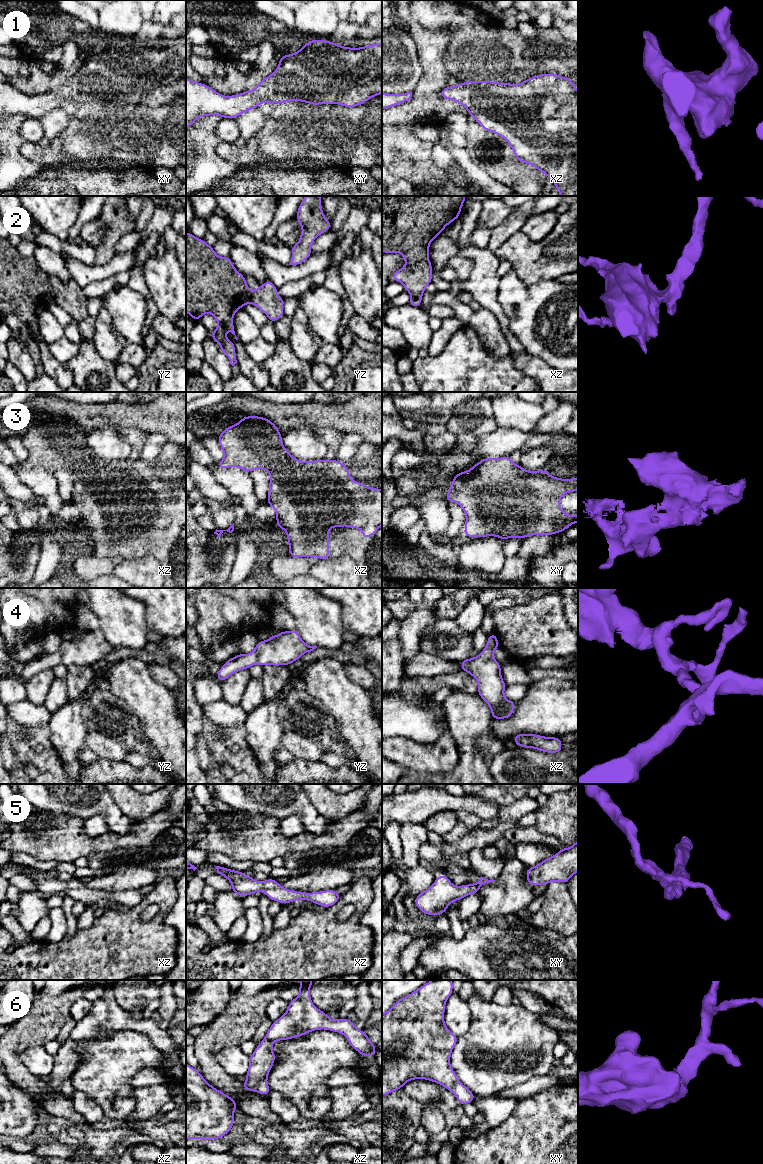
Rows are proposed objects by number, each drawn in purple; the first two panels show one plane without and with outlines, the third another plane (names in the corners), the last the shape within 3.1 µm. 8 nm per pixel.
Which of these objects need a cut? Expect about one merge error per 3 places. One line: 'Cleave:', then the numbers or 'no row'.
Cleave: no row

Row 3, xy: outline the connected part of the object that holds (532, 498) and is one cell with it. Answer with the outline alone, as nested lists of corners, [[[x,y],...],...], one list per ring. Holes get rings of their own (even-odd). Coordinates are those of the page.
[[[509,456],[483,458],[470,470],[456,474],[444,498],[456,502],[463,509],[466,521],[464,536],[470,538],[495,536],[507,540],[511,537],[524,539],[531,535],[555,535],[578,523],[578,515],[568,515],[560,507],[560,499],[569,492],[578,491],[578,478],[562,479],[551,476],[547,470],[528,471],[516,465]]]

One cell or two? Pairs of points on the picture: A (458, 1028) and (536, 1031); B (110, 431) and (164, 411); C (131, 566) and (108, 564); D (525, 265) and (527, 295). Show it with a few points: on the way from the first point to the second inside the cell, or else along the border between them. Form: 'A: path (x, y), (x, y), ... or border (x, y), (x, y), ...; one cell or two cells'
A: border (468, 1004), (470, 1025), (458, 1037); two cells
B: border (95, 428), (106, 425), (117, 425), (120, 428); two cells
C: border (124, 560), (111, 573); two cells
D: border (512, 268), (526, 284), (549, 280); two cells

